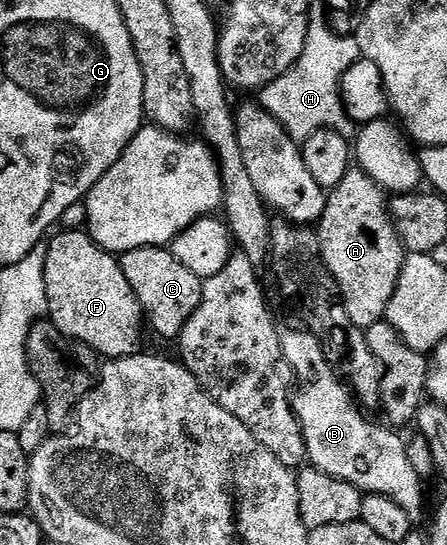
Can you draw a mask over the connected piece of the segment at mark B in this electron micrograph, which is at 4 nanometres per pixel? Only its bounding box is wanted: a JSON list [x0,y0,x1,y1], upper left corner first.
[281,329,425,523]

